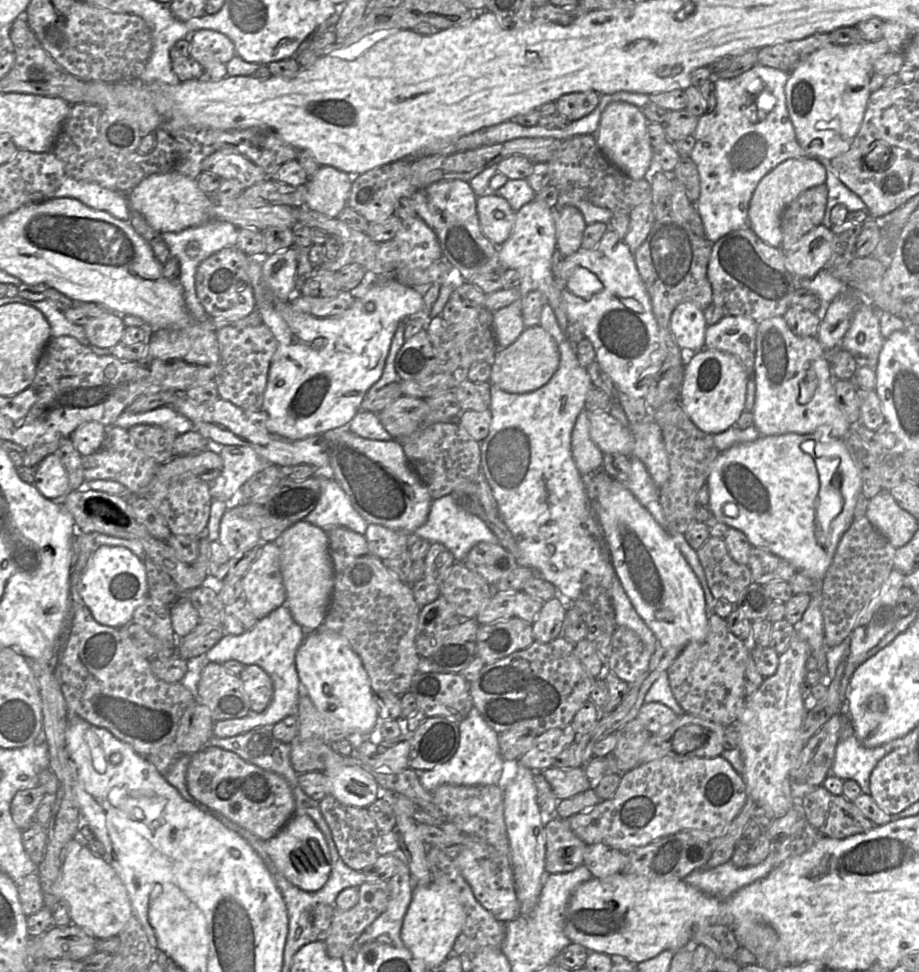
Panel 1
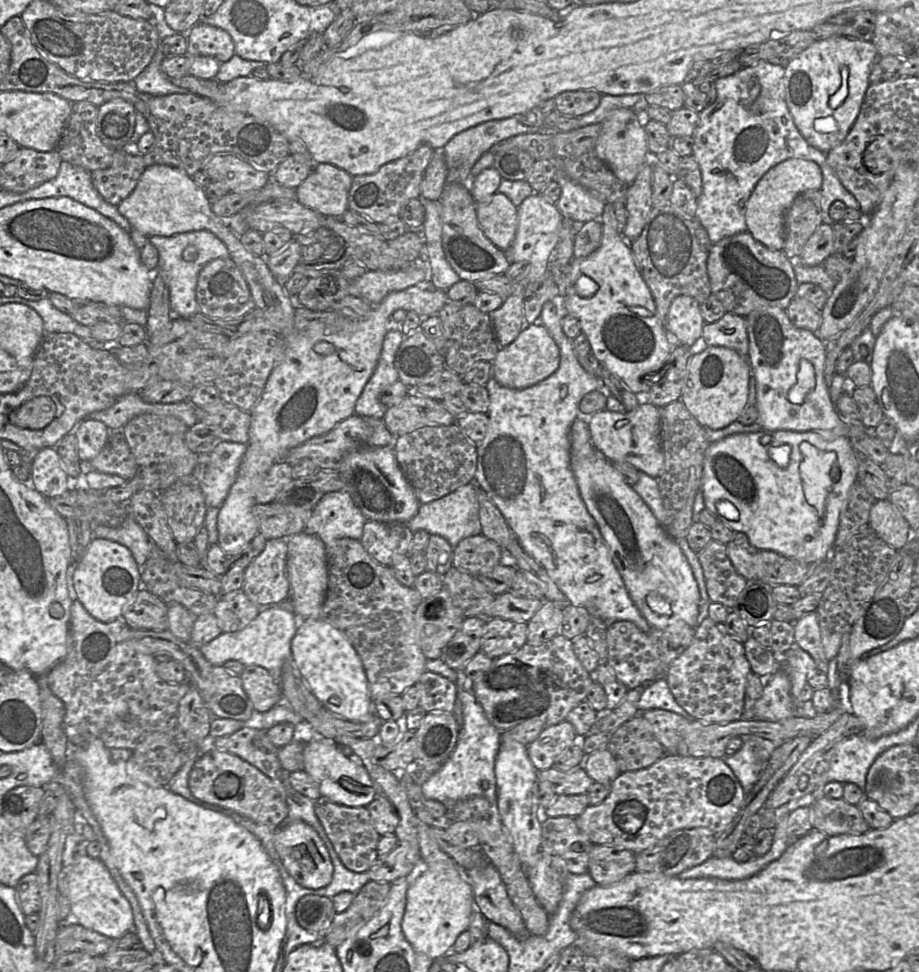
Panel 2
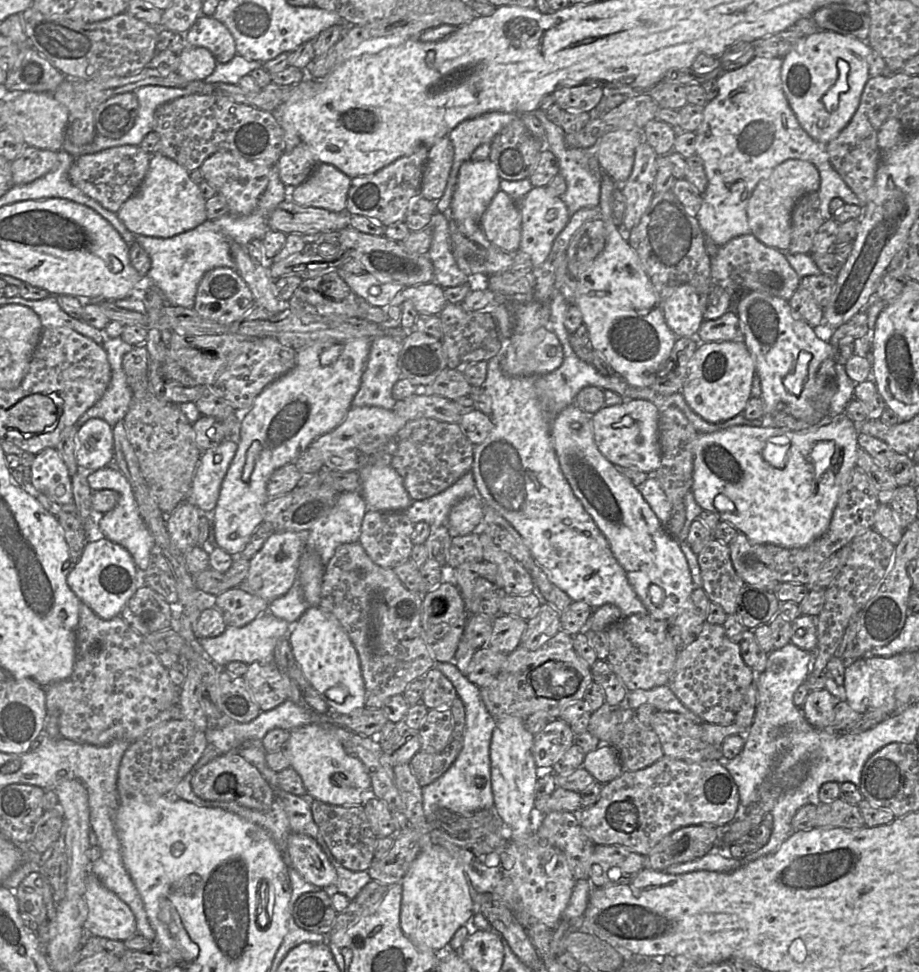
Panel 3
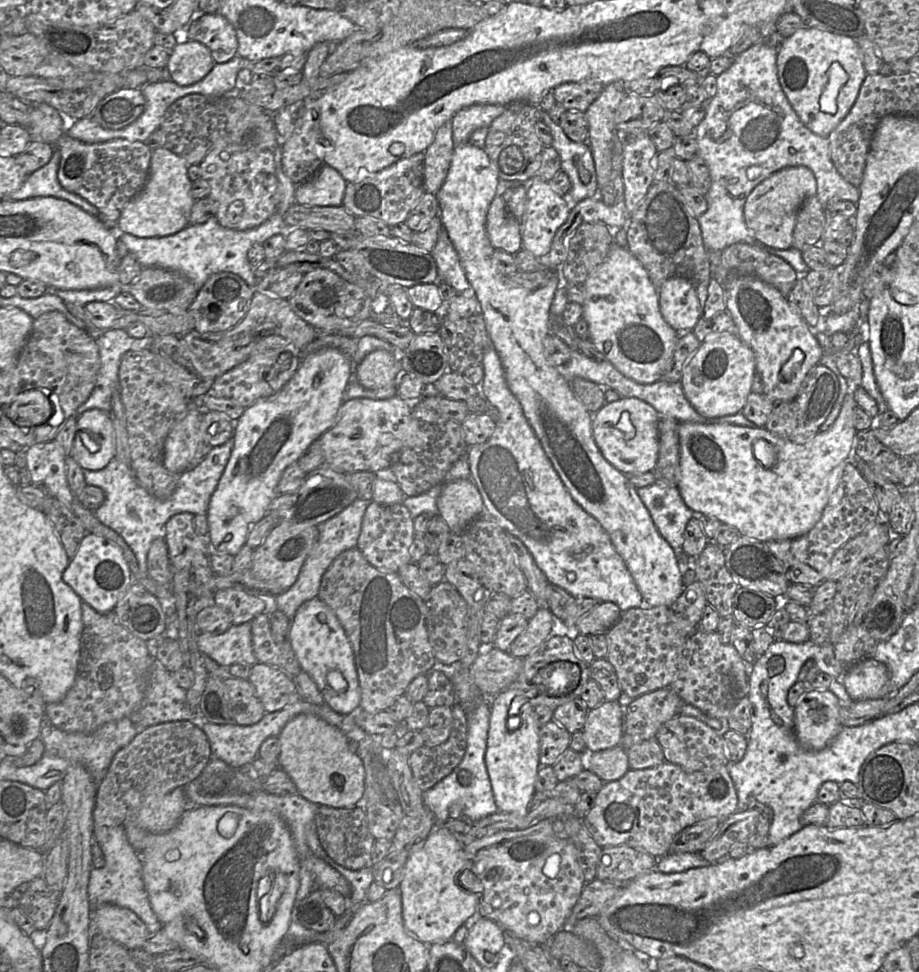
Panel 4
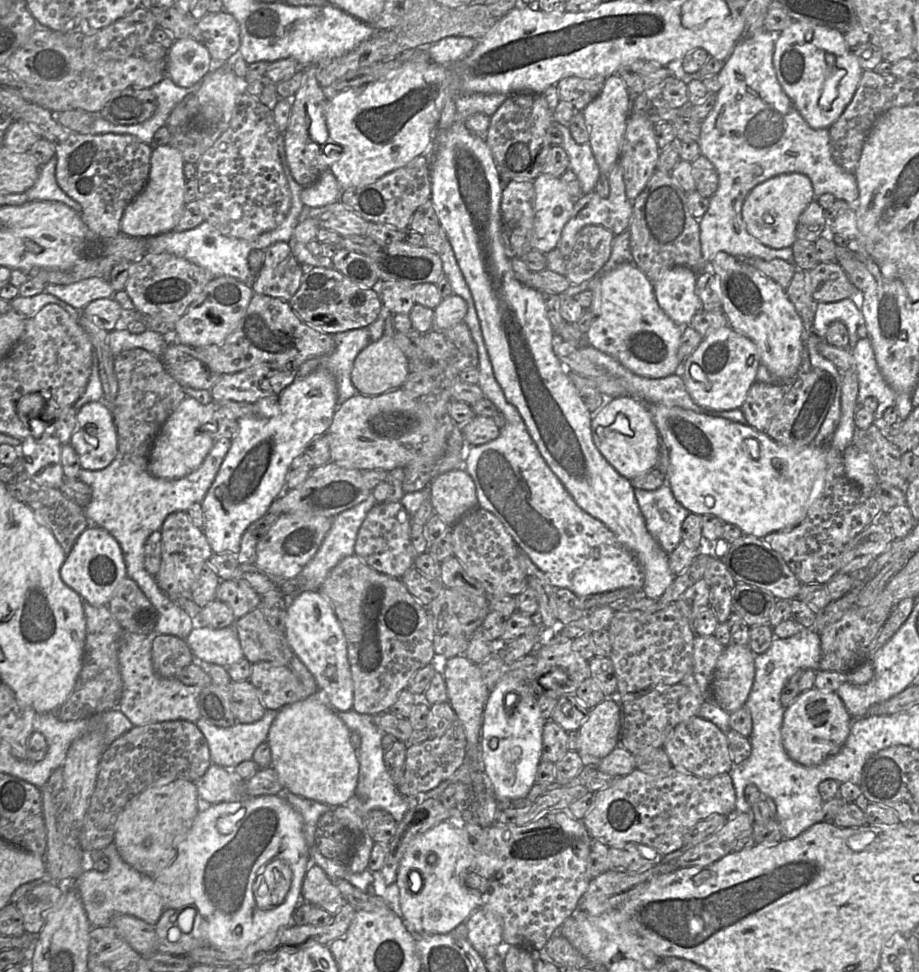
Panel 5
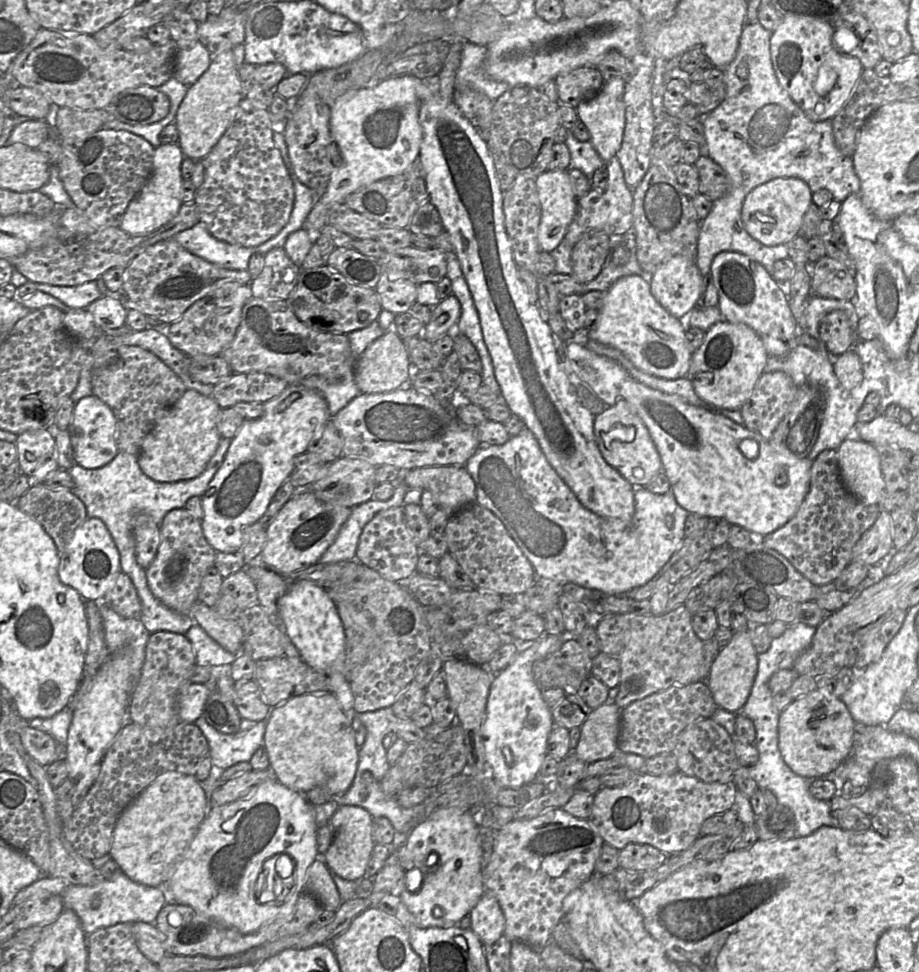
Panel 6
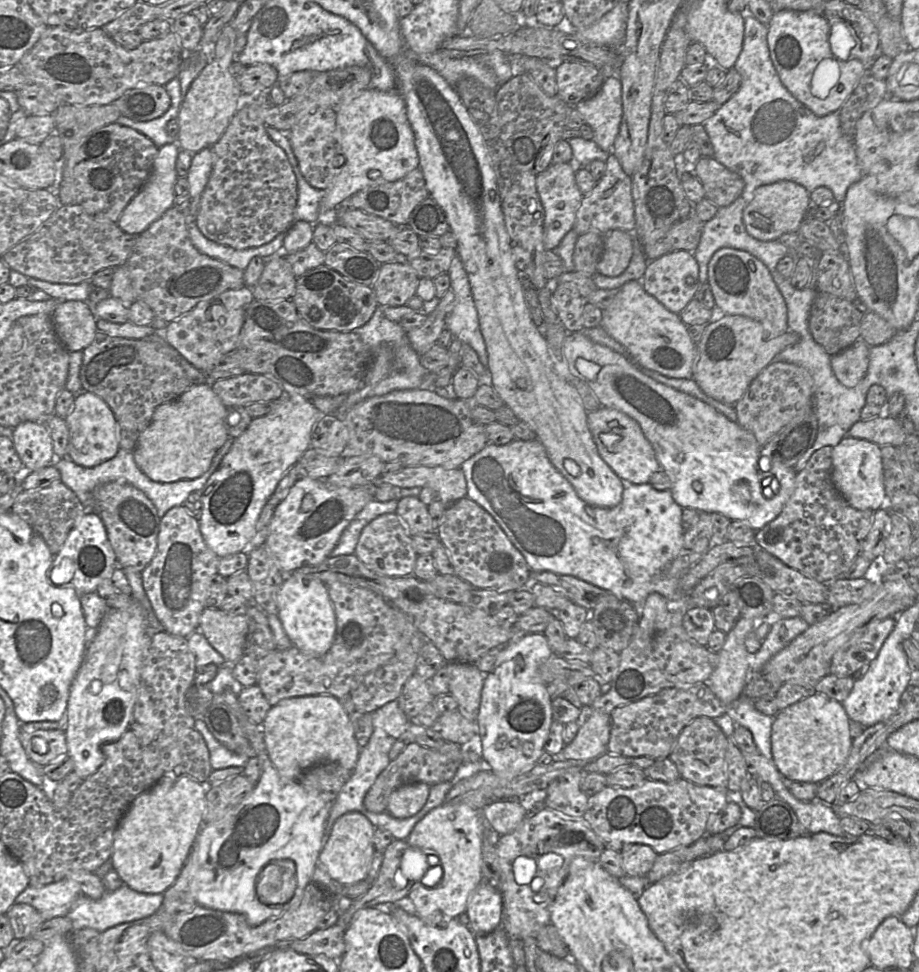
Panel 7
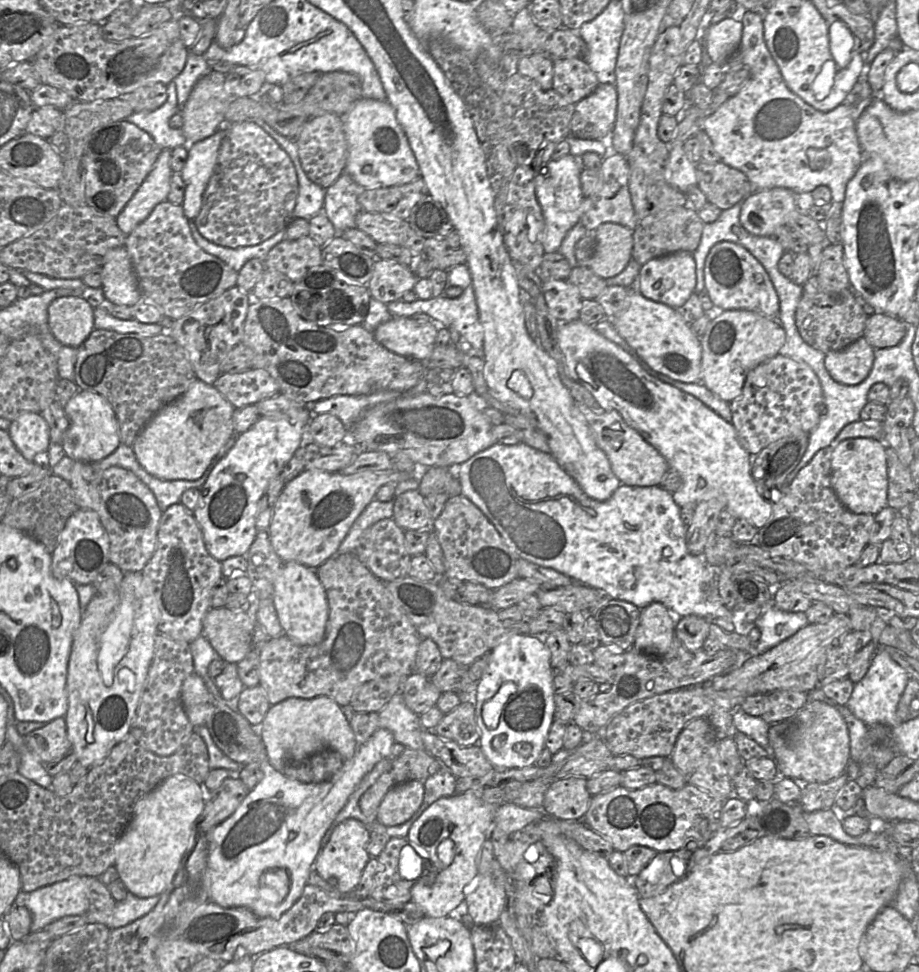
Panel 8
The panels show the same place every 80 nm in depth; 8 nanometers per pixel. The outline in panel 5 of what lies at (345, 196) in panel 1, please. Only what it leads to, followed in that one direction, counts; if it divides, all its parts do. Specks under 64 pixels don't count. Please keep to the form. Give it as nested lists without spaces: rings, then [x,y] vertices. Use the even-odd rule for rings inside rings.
[[[327,170],[312,185],[303,187],[300,198],[305,206],[321,207],[339,201],[341,192],[336,177]]]

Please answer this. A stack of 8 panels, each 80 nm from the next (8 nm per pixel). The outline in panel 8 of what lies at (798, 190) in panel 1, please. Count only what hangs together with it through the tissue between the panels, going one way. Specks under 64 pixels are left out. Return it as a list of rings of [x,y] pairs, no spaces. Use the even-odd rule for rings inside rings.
[[[787,188],[756,191],[744,199],[740,210],[740,223],[746,231],[753,235],[770,237],[776,228],[785,226],[791,213],[800,212],[798,197],[795,192]]]

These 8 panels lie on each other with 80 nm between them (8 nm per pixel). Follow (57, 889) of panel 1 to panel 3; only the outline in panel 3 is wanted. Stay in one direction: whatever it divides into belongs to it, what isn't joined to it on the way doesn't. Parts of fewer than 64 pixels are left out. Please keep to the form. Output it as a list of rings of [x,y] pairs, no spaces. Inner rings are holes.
[[[92,873],[86,881],[85,901],[88,907],[88,916],[84,924],[87,934],[122,942],[137,934],[136,919],[130,907]]]

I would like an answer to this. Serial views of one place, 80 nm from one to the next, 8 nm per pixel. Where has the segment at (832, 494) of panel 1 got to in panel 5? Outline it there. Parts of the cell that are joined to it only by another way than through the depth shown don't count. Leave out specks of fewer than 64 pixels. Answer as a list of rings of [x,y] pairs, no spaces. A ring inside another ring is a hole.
[[[855,369],[842,372],[841,417],[828,445],[810,444],[803,448],[782,445],[748,424],[731,421],[720,416],[711,416],[680,407],[649,405],[653,421],[661,442],[669,451],[667,484],[675,499],[690,513],[712,514],[724,523],[735,524],[745,535],[764,538],[773,532],[783,532],[800,524],[806,517],[812,503],[821,494],[826,473],[826,452],[828,448],[843,452],[853,444],[856,430],[854,416],[859,408],[858,376]]]

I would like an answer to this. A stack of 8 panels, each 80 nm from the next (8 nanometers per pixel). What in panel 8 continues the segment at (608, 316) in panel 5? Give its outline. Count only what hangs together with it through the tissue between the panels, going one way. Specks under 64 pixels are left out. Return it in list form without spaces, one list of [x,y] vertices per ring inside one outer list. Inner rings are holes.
[[[630,288],[625,308],[610,318],[618,334],[653,370],[685,383],[701,383],[701,338],[696,337],[675,308],[644,297]]]

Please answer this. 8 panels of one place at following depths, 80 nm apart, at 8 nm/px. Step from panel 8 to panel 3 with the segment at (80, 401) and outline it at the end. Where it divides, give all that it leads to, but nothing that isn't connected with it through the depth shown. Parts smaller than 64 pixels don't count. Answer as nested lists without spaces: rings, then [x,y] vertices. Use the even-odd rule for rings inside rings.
[[[91,418],[78,428],[76,462],[79,467],[98,470],[113,464],[112,428],[99,418]]]

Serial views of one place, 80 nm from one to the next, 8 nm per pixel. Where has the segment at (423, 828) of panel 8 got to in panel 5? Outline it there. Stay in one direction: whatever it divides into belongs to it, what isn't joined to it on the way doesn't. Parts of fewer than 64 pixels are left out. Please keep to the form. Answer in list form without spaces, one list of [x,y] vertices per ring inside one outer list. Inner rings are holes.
[[[450,818],[416,836],[407,846],[399,862],[396,879],[399,889],[399,914],[407,929],[416,936],[449,934],[462,922],[465,921],[467,924],[471,914],[482,906],[479,889],[467,889],[460,885],[460,876],[471,865],[474,857],[474,849],[464,828],[466,822],[468,821],[464,821],[463,818]],[[430,854],[436,855],[436,861],[433,864],[427,861]],[[412,870],[418,871],[423,879],[423,886],[417,893],[409,889],[409,873]]]

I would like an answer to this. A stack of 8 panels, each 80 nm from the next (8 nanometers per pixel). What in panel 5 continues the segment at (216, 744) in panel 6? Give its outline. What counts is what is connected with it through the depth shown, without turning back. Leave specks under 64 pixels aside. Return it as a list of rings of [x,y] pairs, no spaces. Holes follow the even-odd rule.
[[[266,709],[264,716],[256,722],[249,724],[236,723],[227,728],[214,726],[201,716],[194,725],[202,732],[207,740],[212,764],[227,769],[234,769],[241,762],[252,760],[255,749],[261,743],[267,741],[269,729],[278,712],[279,710]]]

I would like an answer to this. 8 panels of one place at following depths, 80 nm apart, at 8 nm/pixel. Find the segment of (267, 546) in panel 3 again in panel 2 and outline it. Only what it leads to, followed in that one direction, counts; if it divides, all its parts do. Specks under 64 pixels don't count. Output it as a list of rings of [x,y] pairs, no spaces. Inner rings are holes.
[[[287,538],[266,541],[264,550],[245,568],[242,590],[260,608],[289,598]]]

